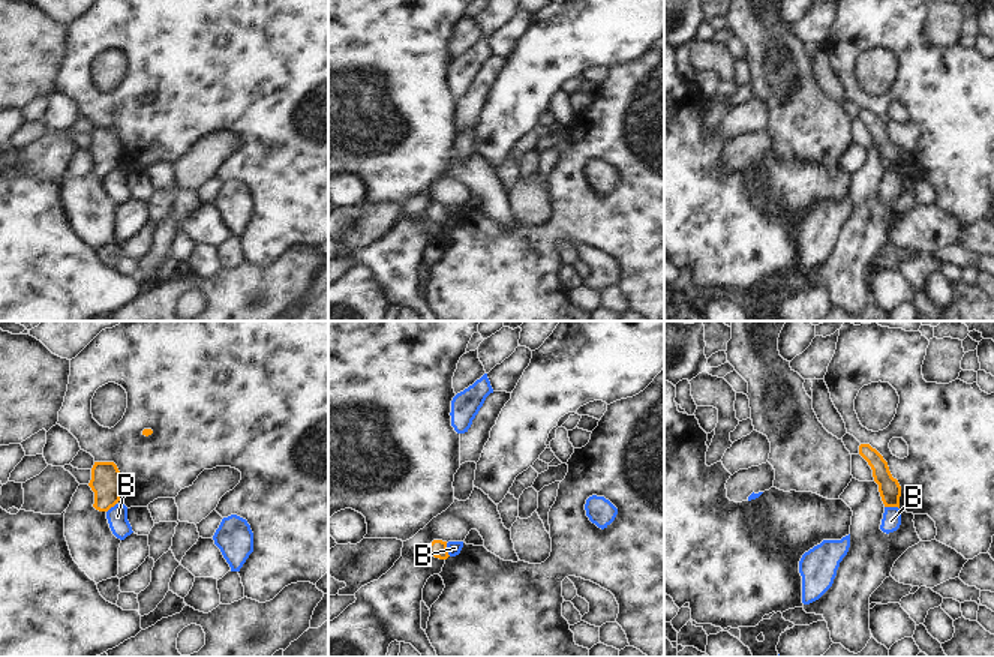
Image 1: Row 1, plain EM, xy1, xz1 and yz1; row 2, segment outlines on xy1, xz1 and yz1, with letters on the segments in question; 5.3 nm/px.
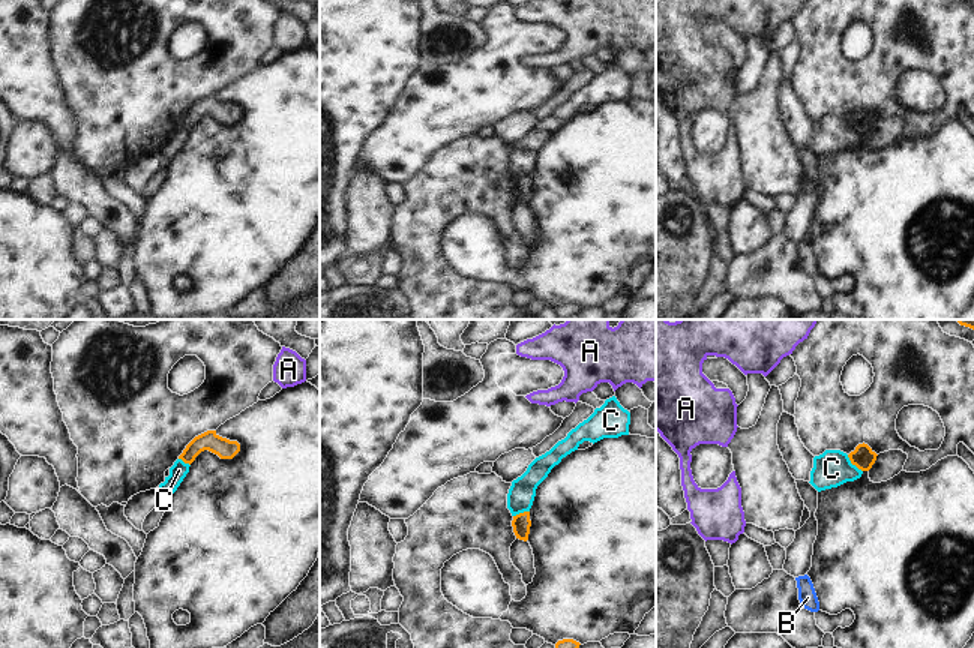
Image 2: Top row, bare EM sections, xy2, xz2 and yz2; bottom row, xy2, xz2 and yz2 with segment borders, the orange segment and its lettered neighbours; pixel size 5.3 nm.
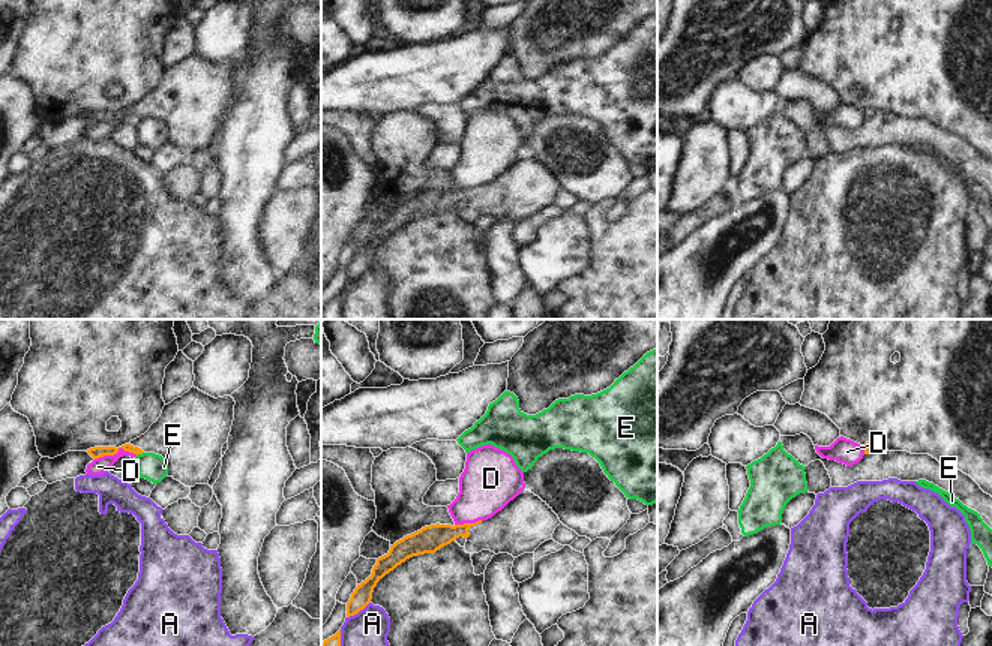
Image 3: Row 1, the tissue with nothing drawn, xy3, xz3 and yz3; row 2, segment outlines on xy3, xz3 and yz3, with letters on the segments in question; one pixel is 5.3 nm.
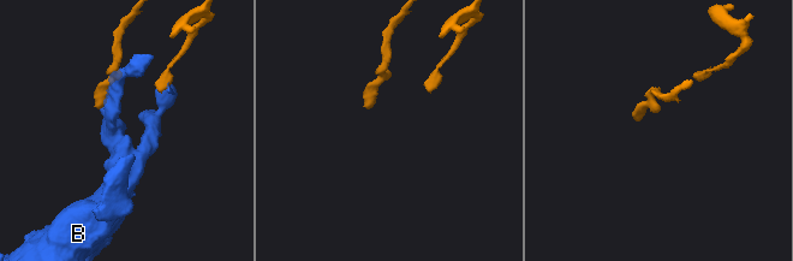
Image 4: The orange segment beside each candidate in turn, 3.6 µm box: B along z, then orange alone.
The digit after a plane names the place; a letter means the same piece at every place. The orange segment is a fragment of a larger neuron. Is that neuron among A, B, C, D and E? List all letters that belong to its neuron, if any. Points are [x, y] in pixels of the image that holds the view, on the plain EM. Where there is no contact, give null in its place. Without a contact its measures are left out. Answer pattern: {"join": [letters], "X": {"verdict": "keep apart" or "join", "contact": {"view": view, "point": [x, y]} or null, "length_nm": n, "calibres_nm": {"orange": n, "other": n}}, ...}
{"join": [], "A": {"verdict": "keep apart", "contact": {"view": "xz3", "point": [357, 276]}, "length_nm": 160, "calibres_nm": {"orange": 110, "other": 280}}, "B": {"verdict": "keep apart", "contact": {"view": "yz1", "point": [892, 170]}, "length_nm": 80, "calibres_nm": {"orange": 120, "other": 100}}, "C": {"verdict": "keep apart", "contact": {"view": "yz2", "point": [853, 128]}, "length_nm": 130, "calibres_nm": {"orange": 120, "other": 200}}, "D": {"verdict": "keep apart", "contact": {"view": "xy3", "point": [116, 117]}, "length_nm": 240, "calibres_nm": {"orange": 60, "other": 90}}, "E": {"verdict": "keep apart", "contact": {"view": "xy3", "point": [140, 117]}, "length_nm": 50, "calibres_nm": {"orange": 60, "other": 150}}}

